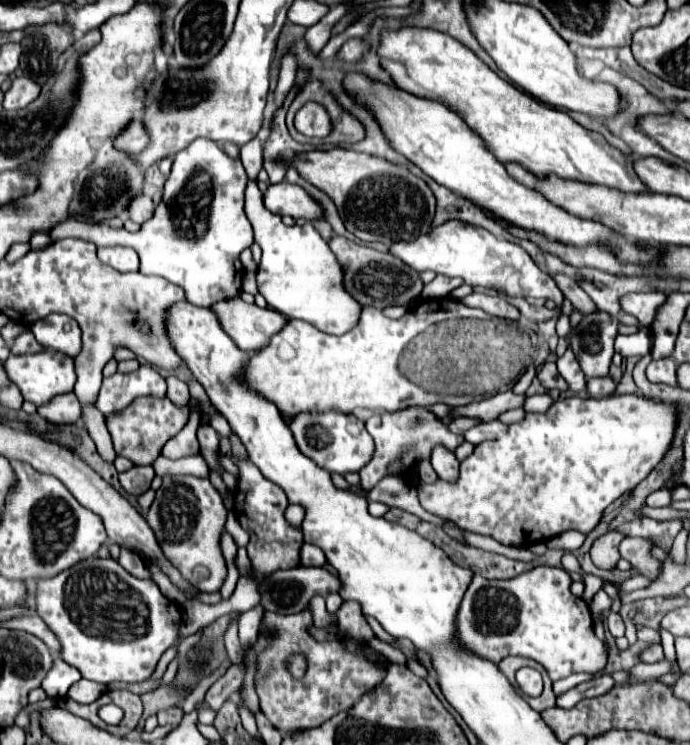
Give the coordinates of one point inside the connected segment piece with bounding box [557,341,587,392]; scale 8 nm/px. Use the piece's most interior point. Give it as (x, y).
(569, 367)

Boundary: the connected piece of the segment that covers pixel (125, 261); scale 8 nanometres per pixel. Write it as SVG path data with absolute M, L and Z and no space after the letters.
M99 248L97 256L103 264L113 266L119 272L137 272L139 256L133 248Z

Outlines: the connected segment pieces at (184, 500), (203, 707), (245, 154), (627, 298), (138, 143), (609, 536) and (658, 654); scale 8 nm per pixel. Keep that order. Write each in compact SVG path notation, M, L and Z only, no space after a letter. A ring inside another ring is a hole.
M165 476L161 490L147 512L147 524L155 532L163 556L181 572L181 576L199 592L219 592L227 576L221 552L221 534L225 532L227 510L219 492L205 478Z
M199 700L197 704L195 704L195 710L199 712L198 721L202 724L211 725L216 716L216 711L209 708L204 700Z
M251 140L241 148L241 162L251 180L257 180L259 170L263 168L263 144L259 140Z
M629 292L625 296L621 296L619 304L621 310L627 314L633 314L643 326L651 326L653 318L655 318L655 310L657 306L661 306L665 302L665 294L663 292Z
M139 112L139 114L135 114L133 122L129 124L129 128L127 128L119 138L117 138L115 146L117 146L119 150L139 154L139 152L147 146L147 142L149 142L147 136L149 136L149 134L147 134L145 124L143 124L143 114Z
M611 530L603 536L599 536L593 546L591 546L591 558L593 562L603 568L603 570L611 570L615 568L617 560L619 560L619 550L617 550L617 544L621 542L623 534L617 532L617 530Z
M655 644L655 646L649 646L649 648L643 652L643 656L641 656L641 658L643 658L643 662L649 664L659 662L664 659L664 657L665 655L663 648L661 648L659 644Z

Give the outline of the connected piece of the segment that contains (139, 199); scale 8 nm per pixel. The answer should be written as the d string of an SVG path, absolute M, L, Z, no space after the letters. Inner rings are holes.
M147 194L135 196L131 206L129 206L129 214L131 214L133 222L143 224L145 220L149 220L153 216L153 200Z

